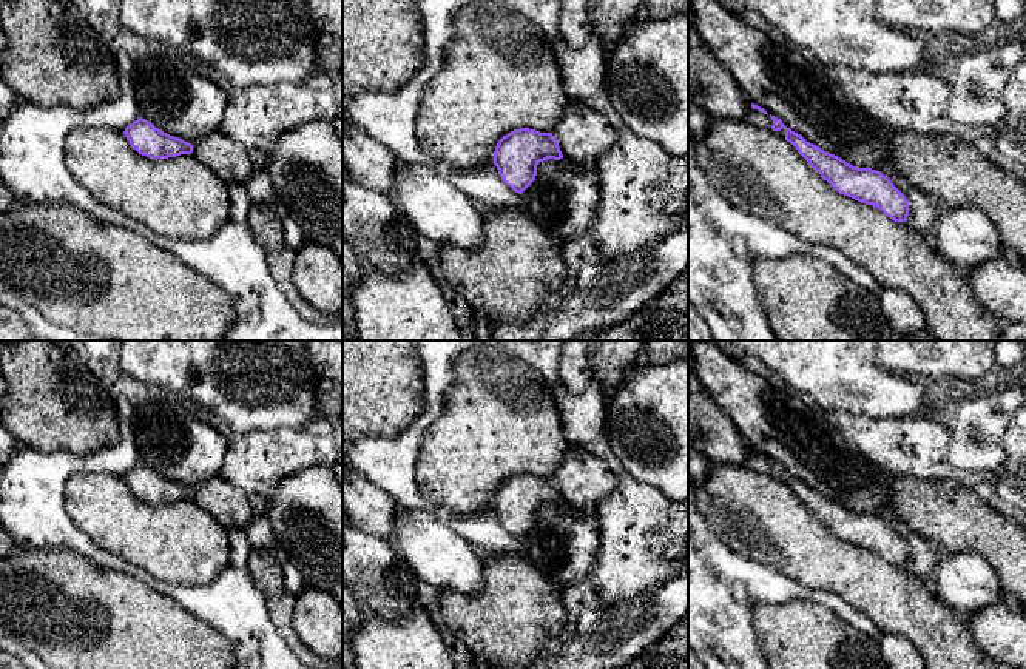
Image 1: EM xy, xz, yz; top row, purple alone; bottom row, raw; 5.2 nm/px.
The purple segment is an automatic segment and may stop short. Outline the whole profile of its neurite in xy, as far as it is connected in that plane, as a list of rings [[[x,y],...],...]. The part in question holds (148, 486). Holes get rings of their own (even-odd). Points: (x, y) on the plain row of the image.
[[[142,462],[128,470],[123,479],[133,495],[150,504],[168,504],[193,498],[191,489],[160,476]]]

